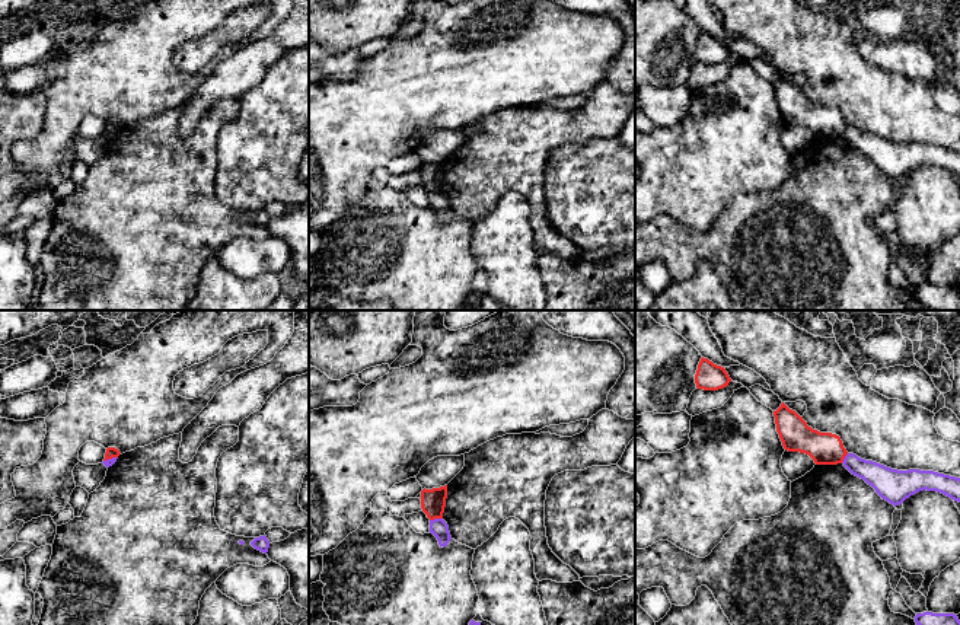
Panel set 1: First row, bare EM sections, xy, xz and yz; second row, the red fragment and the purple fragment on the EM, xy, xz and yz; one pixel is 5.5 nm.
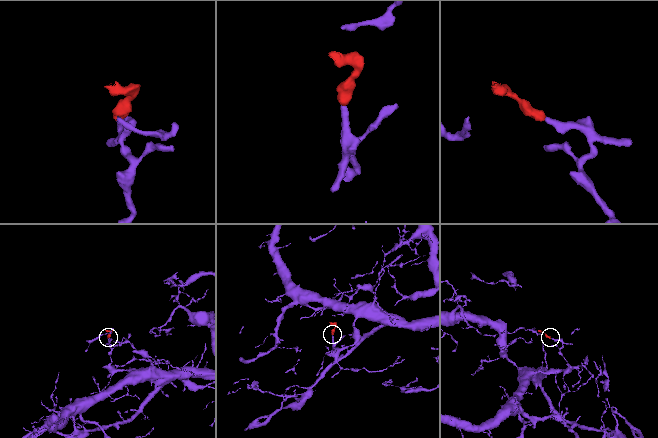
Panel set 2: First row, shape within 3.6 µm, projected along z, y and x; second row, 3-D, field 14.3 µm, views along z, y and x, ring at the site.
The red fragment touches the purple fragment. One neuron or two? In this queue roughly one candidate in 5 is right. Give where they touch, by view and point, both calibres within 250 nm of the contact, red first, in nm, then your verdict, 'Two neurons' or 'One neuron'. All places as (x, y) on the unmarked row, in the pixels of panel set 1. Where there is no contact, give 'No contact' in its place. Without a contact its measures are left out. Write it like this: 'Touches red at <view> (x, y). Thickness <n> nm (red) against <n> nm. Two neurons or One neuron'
Touches red at xz (436, 191). Thickness 140 nm (red) against 100 nm. Two neurons

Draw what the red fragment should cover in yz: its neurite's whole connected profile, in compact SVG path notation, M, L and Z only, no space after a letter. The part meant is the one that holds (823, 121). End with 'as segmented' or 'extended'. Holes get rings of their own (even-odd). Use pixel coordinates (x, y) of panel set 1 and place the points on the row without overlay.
M784 76L774 84L774 90L785 124L806 127L816 138L838 138L848 128L839 109L813 103Z; as segmented

